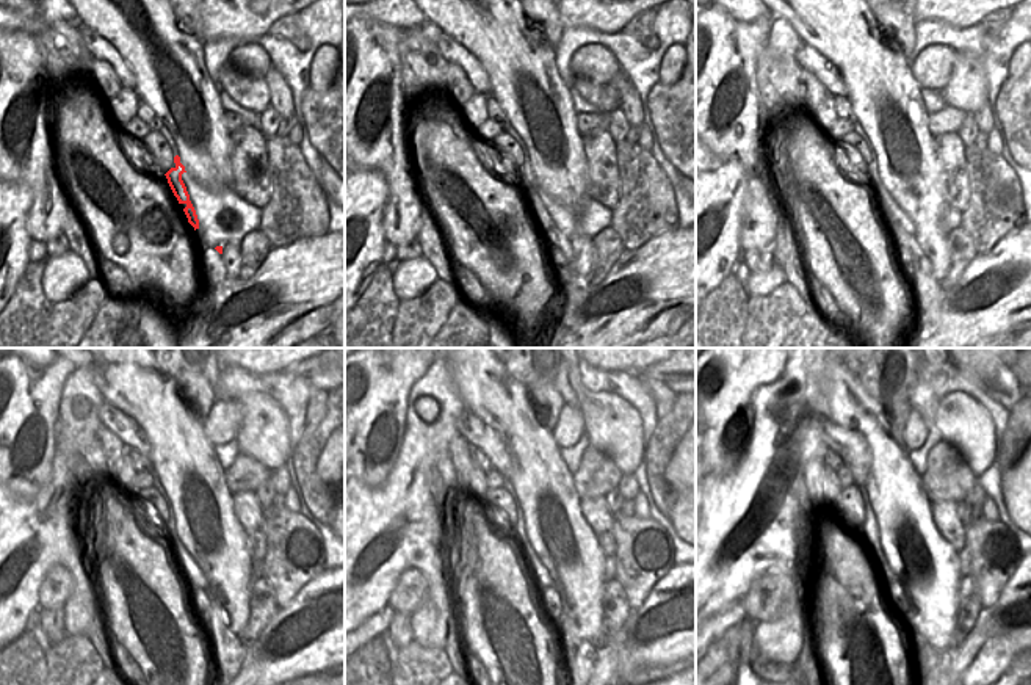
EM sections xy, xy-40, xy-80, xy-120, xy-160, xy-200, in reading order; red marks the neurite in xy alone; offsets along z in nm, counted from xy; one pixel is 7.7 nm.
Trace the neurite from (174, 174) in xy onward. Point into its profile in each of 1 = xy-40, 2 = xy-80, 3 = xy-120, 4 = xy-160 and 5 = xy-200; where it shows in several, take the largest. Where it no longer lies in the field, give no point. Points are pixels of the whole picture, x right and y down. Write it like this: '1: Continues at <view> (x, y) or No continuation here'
1: Continues at xy-40 (555, 239)
2: Continues at xy-80 (926, 289)
3: Continues at xy-120 (229, 652)
4: Continues at xy-160 (580, 656)
5: Continues at xy-200 (942, 666)

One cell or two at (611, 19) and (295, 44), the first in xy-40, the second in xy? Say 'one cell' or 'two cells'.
two cells

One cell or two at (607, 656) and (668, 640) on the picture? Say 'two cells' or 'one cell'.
two cells

